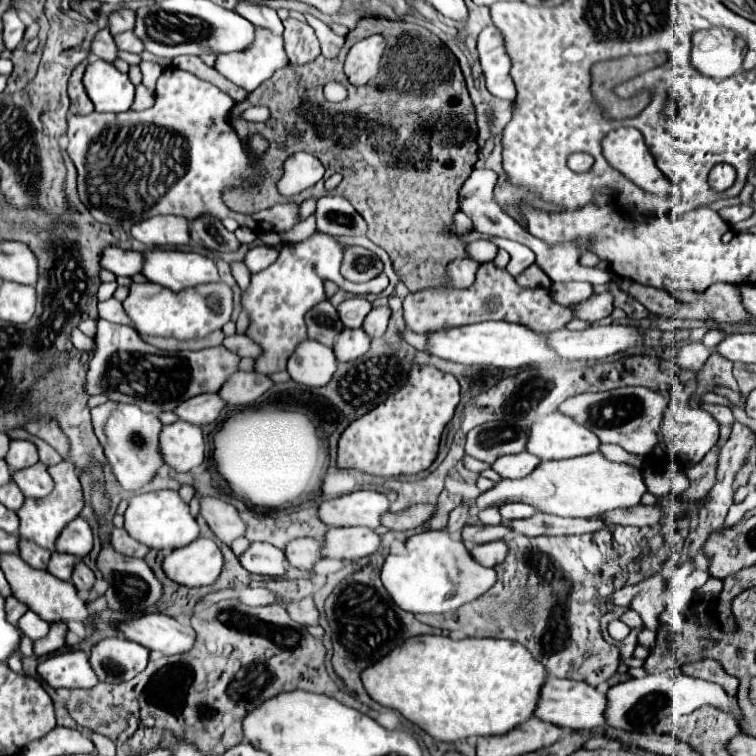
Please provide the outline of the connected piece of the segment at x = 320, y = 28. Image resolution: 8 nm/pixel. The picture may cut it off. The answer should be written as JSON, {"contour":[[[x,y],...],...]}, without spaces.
{"contour":[[[305,16],[305,18],[307,18],[307,22],[313,26],[317,38],[319,38],[319,42],[321,42],[321,52],[323,52],[323,56],[325,56],[325,58],[337,58],[337,56],[339,56],[339,50],[341,50],[343,44],[345,44],[345,38],[333,34],[333,30],[331,30],[327,24],[323,24],[321,20],[317,20],[317,18],[313,18],[313,16]]]}

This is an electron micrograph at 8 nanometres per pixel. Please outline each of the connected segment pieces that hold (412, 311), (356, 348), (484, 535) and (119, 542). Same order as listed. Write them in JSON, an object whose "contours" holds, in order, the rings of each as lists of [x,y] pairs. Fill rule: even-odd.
{"contours":[[[[485,262],[479,266],[475,282],[467,290],[423,288],[419,292],[407,294],[407,298],[403,300],[403,318],[407,328],[417,334],[469,326],[483,320],[509,320],[527,324],[537,332],[555,332],[565,328],[567,322],[571,322],[573,314],[569,308],[553,302],[549,290],[519,286],[517,280],[507,272],[507,268],[497,268],[493,262]]],[[[345,328],[343,334],[339,334],[339,338],[333,346],[333,352],[339,362],[351,362],[351,360],[367,354],[369,342],[371,342],[369,336],[361,328],[357,328],[357,330]]],[[[477,524],[477,526],[465,526],[463,528],[463,542],[467,548],[473,548],[473,546],[495,542],[495,540],[507,540],[511,534],[513,532],[507,530],[505,524],[497,524],[497,526]]],[[[113,530],[111,534],[115,548],[119,548],[119,552],[127,554],[127,556],[135,556],[135,558],[145,558],[145,554],[151,552],[151,548],[143,546],[141,542],[135,542],[125,530]]]]}

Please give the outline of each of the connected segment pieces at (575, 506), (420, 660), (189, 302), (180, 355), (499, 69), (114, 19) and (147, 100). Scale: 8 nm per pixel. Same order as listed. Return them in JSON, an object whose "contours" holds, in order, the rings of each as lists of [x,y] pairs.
{"contours":[[[[601,452],[577,456],[569,460],[541,462],[529,476],[521,480],[501,480],[491,490],[483,492],[475,506],[479,510],[501,506],[505,502],[527,502],[545,514],[569,516],[569,518],[595,518],[609,510],[637,506],[647,492],[643,472],[635,466],[611,462]]],[[[415,636],[409,638],[407,642],[403,642],[401,646],[397,646],[391,654],[387,654],[385,658],[381,658],[379,662],[375,662],[373,666],[369,666],[363,674],[363,686],[367,690],[367,694],[381,706],[387,708],[395,708],[397,712],[401,712],[407,720],[415,722],[417,726],[421,726],[427,734],[431,734],[435,740],[441,742],[457,742],[457,740],[467,740],[473,736],[503,736],[507,732],[511,732],[515,726],[519,726],[521,722],[527,722],[529,718],[535,716],[535,706],[539,700],[539,690],[543,688],[543,682],[547,682],[549,674],[547,668],[541,662],[535,662],[535,658],[529,654],[529,650],[525,646],[521,646],[515,640],[503,640],[503,638],[465,638],[465,640],[453,640],[449,636]]],[[[131,284],[129,296],[123,300],[123,308],[133,322],[133,328],[141,336],[165,336],[175,340],[205,338],[213,330],[223,328],[233,312],[233,292],[227,284],[203,284],[183,292],[171,292],[159,284]]],[[[99,320],[97,328],[97,350],[89,362],[85,388],[89,394],[105,394],[113,402],[139,404],[143,410],[155,414],[175,410],[187,398],[205,392],[219,392],[223,382],[239,370],[241,356],[225,346],[197,352],[167,352],[147,344],[131,326]]],[[[495,24],[487,26],[479,34],[477,52],[479,52],[485,82],[487,82],[487,90],[497,98],[503,96],[499,92],[505,92],[505,96],[507,96],[509,90],[515,90],[513,80],[509,76],[511,58],[507,56],[503,34],[499,32]]],[[[119,10],[119,12],[113,12],[111,14],[111,20],[109,20],[109,30],[111,34],[121,34],[121,32],[127,32],[127,30],[133,30],[135,28],[135,12],[133,10]]],[[[141,84],[141,86],[137,86],[137,94],[135,94],[135,102],[133,102],[131,110],[145,110],[145,108],[151,108],[153,102],[155,102],[155,96],[153,96],[149,90],[145,90],[145,86]]]]}

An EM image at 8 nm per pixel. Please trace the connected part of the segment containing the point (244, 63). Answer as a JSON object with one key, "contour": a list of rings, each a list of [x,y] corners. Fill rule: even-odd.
{"contour":[[[258,26],[255,29],[255,46],[241,54],[221,54],[215,62],[215,70],[237,86],[247,88],[247,92],[253,92],[259,84],[269,80],[279,68],[285,68],[289,63],[283,38],[269,34],[269,30]]]}

